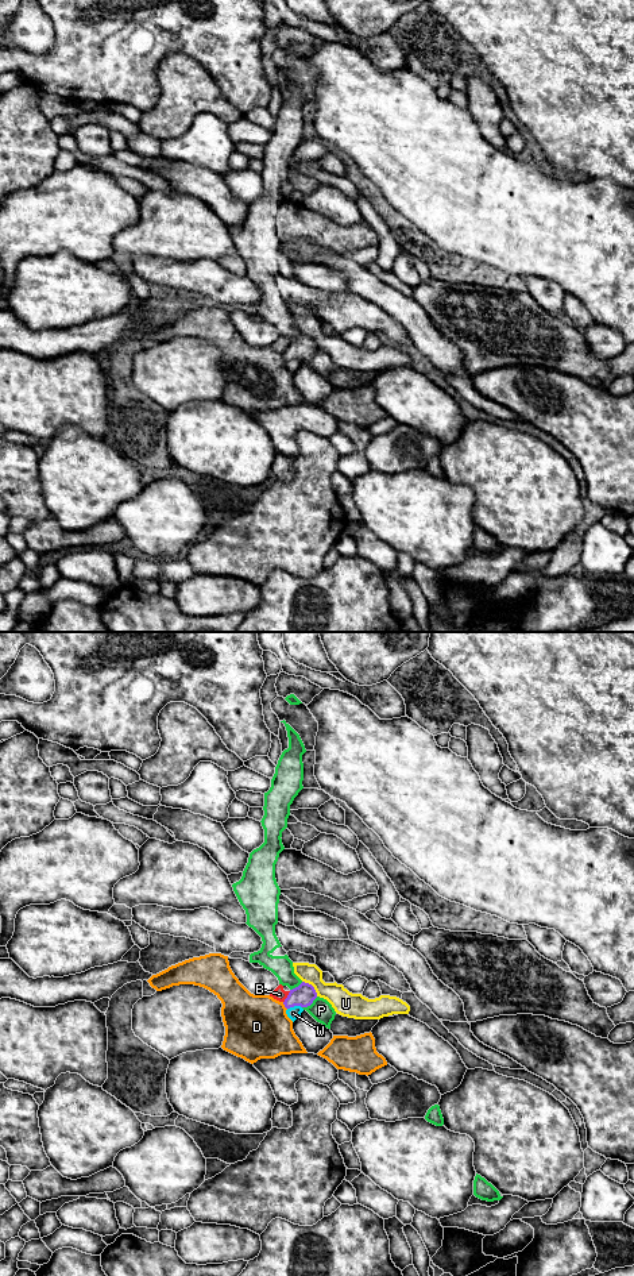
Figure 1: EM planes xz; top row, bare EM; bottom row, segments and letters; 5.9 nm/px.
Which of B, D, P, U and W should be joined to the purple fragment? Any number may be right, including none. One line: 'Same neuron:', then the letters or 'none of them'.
Same neuron: none of them

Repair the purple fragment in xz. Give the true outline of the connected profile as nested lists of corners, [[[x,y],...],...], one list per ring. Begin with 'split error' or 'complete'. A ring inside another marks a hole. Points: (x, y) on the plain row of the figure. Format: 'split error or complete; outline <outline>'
complete; outline [[[302,334],[298,339],[290,342],[287,350],[283,356],[286,361],[301,358],[308,359],[317,350],[317,344],[314,339],[309,335]]]

